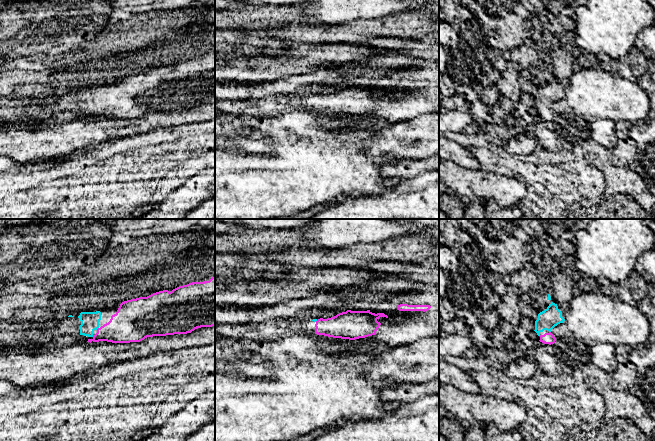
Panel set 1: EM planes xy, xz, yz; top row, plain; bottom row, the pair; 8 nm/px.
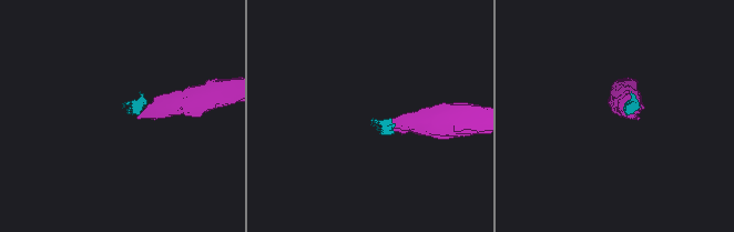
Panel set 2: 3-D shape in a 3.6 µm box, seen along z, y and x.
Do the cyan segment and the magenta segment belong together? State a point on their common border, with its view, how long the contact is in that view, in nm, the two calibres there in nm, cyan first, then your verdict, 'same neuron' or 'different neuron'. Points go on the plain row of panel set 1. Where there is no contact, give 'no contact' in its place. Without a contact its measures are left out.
xy (97, 104) | 30 nm | 140/280 nm | same neuron

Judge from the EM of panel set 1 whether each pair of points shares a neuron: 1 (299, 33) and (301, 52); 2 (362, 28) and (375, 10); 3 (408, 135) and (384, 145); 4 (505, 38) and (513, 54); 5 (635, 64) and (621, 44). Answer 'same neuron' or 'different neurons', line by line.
1: different neurons
2: different neurons
3: same neuron
4: different neurons
5: different neurons

